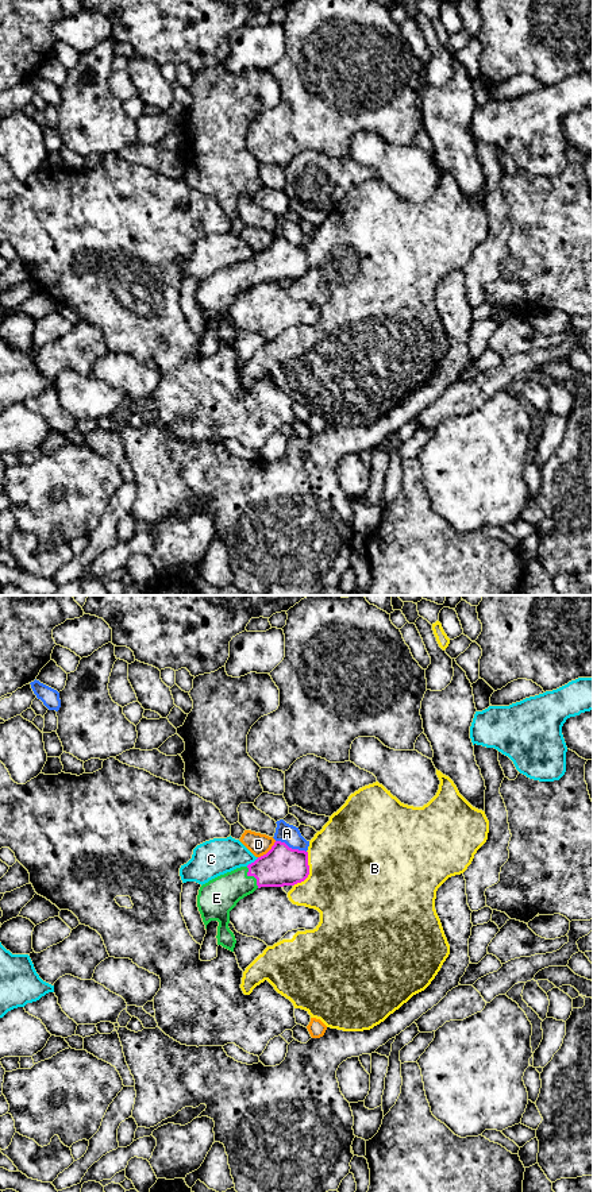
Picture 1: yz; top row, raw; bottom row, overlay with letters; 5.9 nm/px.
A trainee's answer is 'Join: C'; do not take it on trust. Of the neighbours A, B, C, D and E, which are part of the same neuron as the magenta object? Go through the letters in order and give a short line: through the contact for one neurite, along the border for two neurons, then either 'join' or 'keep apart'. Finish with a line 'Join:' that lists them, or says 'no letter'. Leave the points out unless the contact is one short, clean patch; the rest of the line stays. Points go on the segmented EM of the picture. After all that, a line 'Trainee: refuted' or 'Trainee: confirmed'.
A: keep apart
B: keep apart
C: keep apart
D: line yz (276, 841), (258, 857); keep apart
E: line yz (281, 865), (253, 875), (218, 897); join
Join: E
Trainee: refuted

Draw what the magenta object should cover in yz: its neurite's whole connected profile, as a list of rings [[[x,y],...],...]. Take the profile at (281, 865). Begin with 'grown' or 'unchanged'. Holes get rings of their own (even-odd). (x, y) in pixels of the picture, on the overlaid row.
grown; [[[276,841],[272,849],[266,855],[258,857],[254,863],[220,875],[200,887],[197,907],[205,929],[211,921],[217,921],[217,945],[234,952],[236,940],[234,933],[230,930],[228,923],[230,911],[236,906],[236,903],[244,896],[253,894],[257,888],[294,886],[304,882],[308,875],[308,852],[292,849],[285,842]]]

